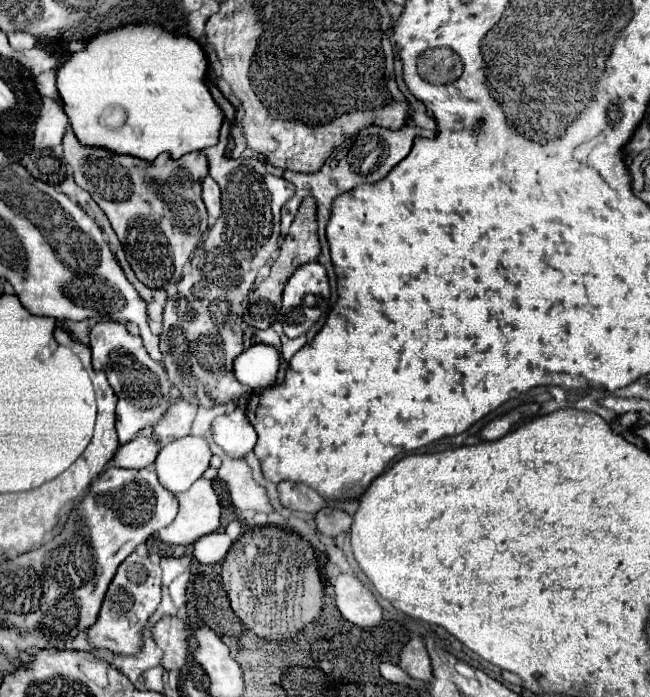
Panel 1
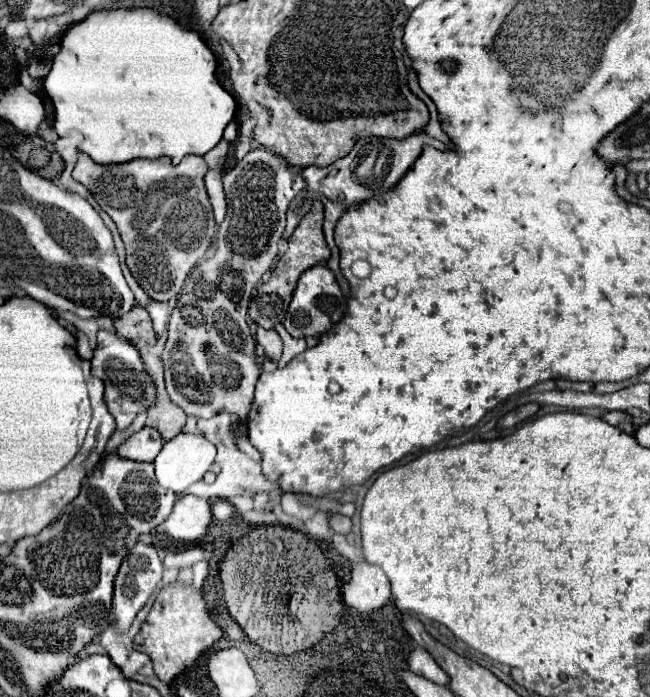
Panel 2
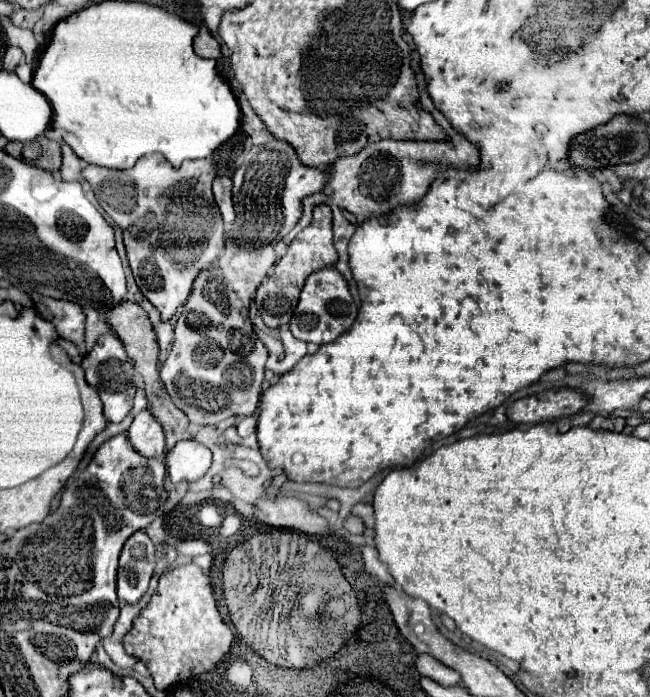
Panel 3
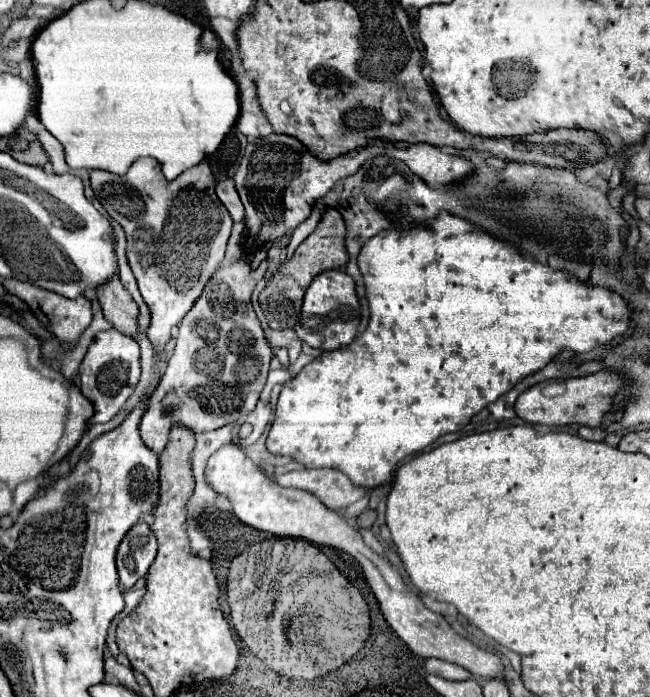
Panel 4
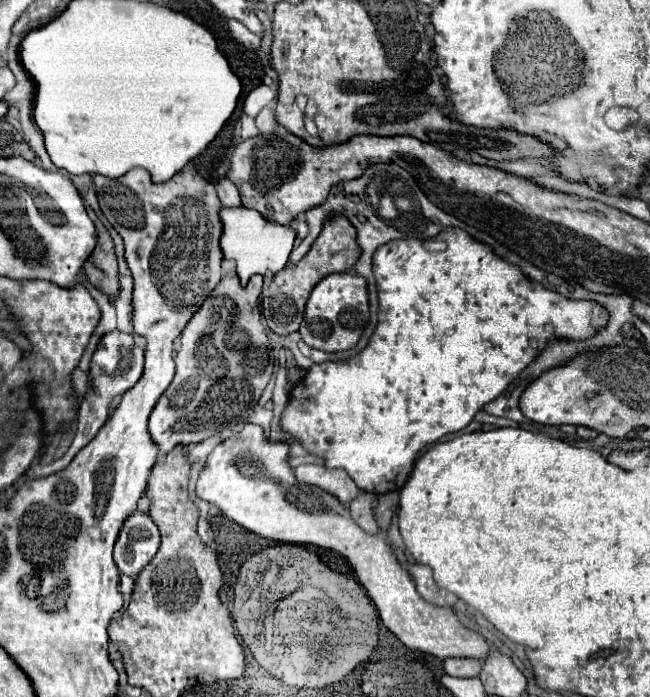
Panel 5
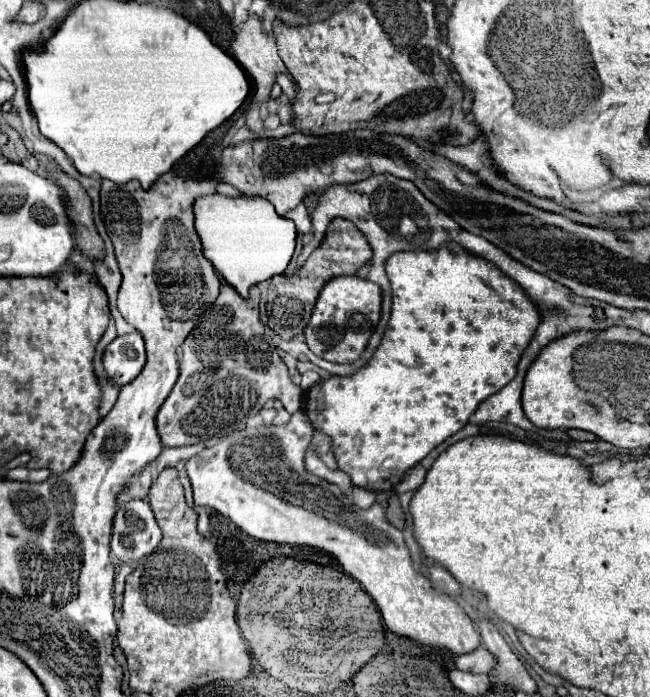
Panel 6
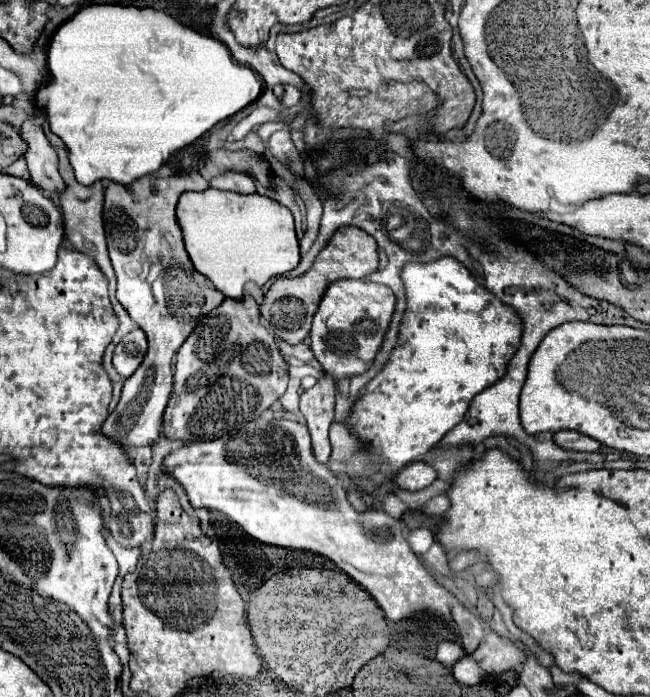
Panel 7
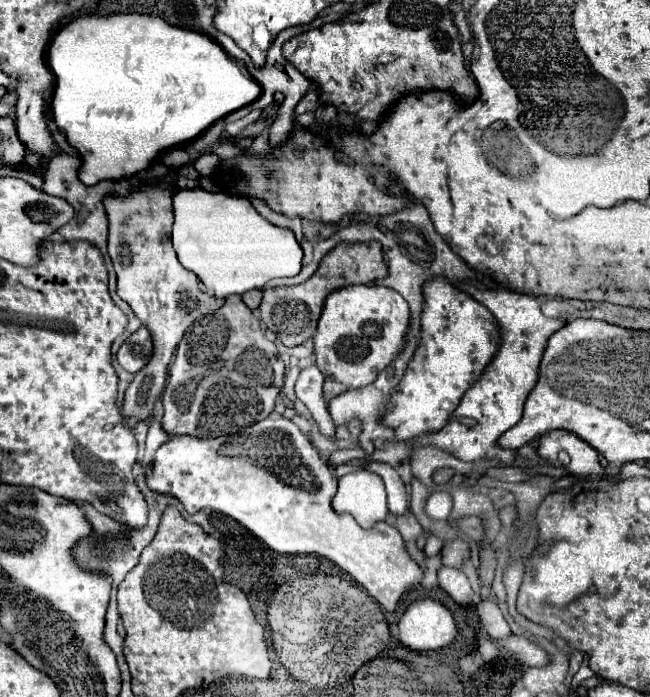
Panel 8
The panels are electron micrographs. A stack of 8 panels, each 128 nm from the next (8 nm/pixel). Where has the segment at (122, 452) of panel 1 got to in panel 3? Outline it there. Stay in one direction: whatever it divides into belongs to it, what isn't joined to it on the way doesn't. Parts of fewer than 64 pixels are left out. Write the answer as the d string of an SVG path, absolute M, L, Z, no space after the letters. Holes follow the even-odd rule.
M148 410L140 412L128 428L128 438L136 452L140 452L146 458L162 458L164 454L164 434L162 426L154 422L152 414Z

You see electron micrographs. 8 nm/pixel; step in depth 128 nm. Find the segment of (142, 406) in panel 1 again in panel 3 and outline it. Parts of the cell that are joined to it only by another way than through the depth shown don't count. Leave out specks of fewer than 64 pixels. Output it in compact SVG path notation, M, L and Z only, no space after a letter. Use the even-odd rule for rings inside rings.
M110 332L102 334L98 338L96 346L84 356L82 368L86 370L88 384L100 390L100 400L102 400L102 406L104 406L104 416L108 416L110 422L122 422L128 416L128 412L132 410L136 386L132 382L134 366L132 366L128 354L124 352L124 346L120 344L118 336L114 336Z

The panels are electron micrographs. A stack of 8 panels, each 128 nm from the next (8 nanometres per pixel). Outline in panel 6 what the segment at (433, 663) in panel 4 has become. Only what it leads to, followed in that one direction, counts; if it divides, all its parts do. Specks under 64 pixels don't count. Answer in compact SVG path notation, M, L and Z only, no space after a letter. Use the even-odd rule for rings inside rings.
M478 648L470 654L454 656L454 668L462 672L472 672L472 674L486 674L494 666L494 656L486 648Z

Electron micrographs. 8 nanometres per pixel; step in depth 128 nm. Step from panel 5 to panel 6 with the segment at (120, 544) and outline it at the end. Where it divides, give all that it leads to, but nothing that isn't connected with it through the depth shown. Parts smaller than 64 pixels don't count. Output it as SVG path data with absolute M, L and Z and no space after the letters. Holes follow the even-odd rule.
M130 500L118 508L110 542L116 562L136 564L144 556L150 556L160 540L162 532L148 502Z

